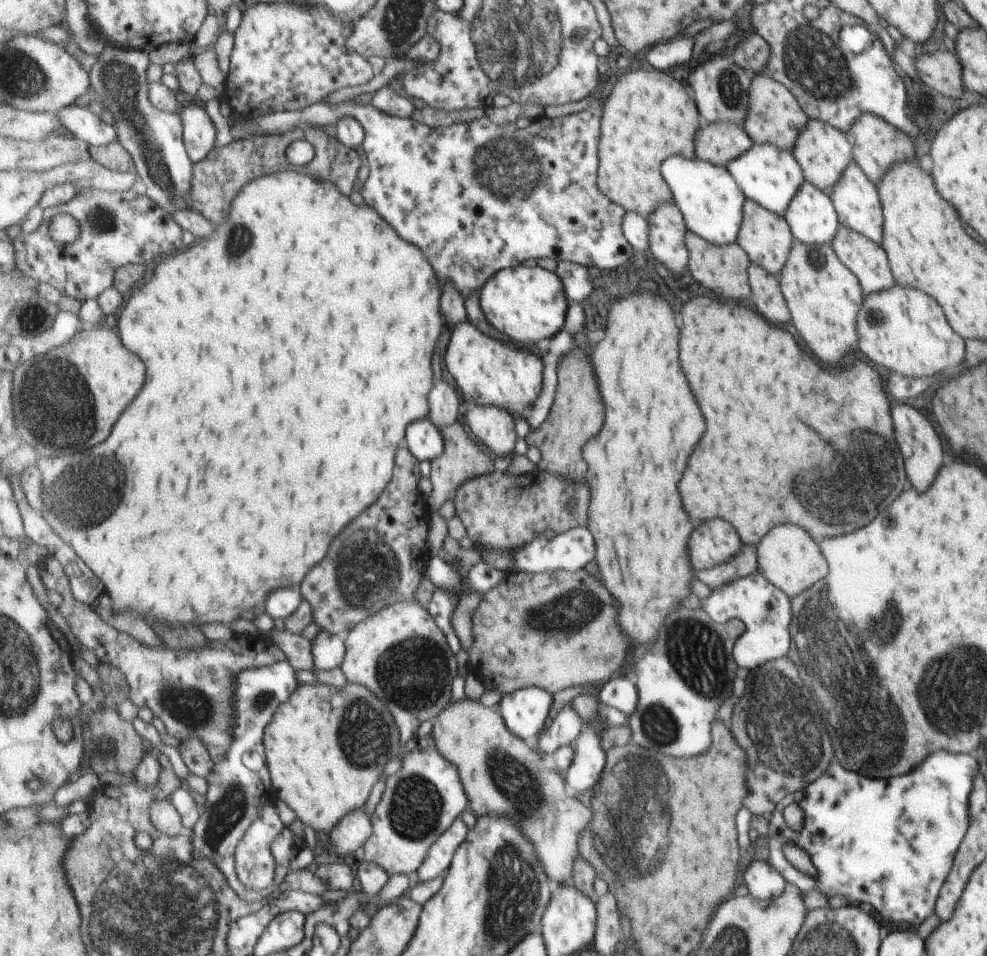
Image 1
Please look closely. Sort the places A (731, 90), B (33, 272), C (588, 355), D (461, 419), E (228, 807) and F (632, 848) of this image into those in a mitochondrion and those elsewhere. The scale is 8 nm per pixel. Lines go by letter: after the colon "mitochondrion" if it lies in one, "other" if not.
A: mitochondrion
B: other
C: other
D: other
E: mitochondrion
F: mitochondrion

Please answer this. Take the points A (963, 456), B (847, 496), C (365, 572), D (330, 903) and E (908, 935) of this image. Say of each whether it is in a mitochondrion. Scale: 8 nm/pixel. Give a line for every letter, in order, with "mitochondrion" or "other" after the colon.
A: other
B: mitochondrion
C: mitochondrion
D: other
E: other

